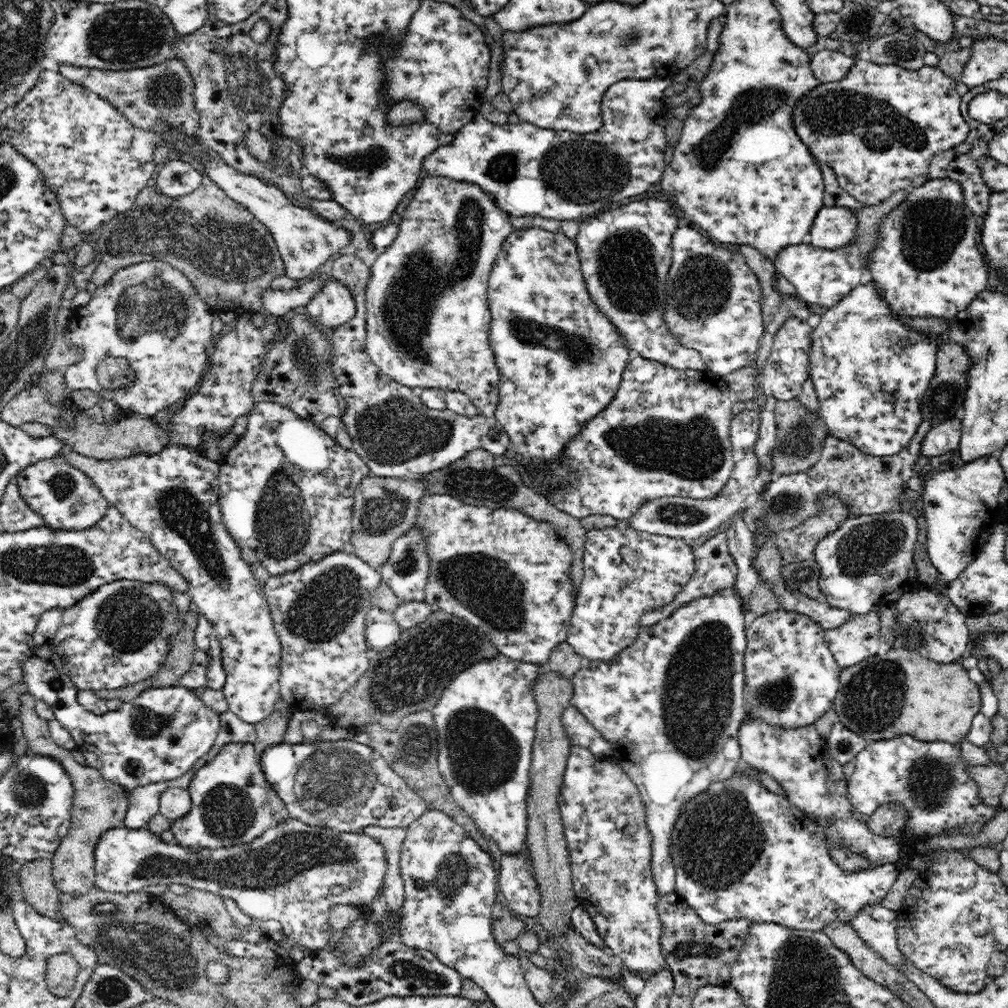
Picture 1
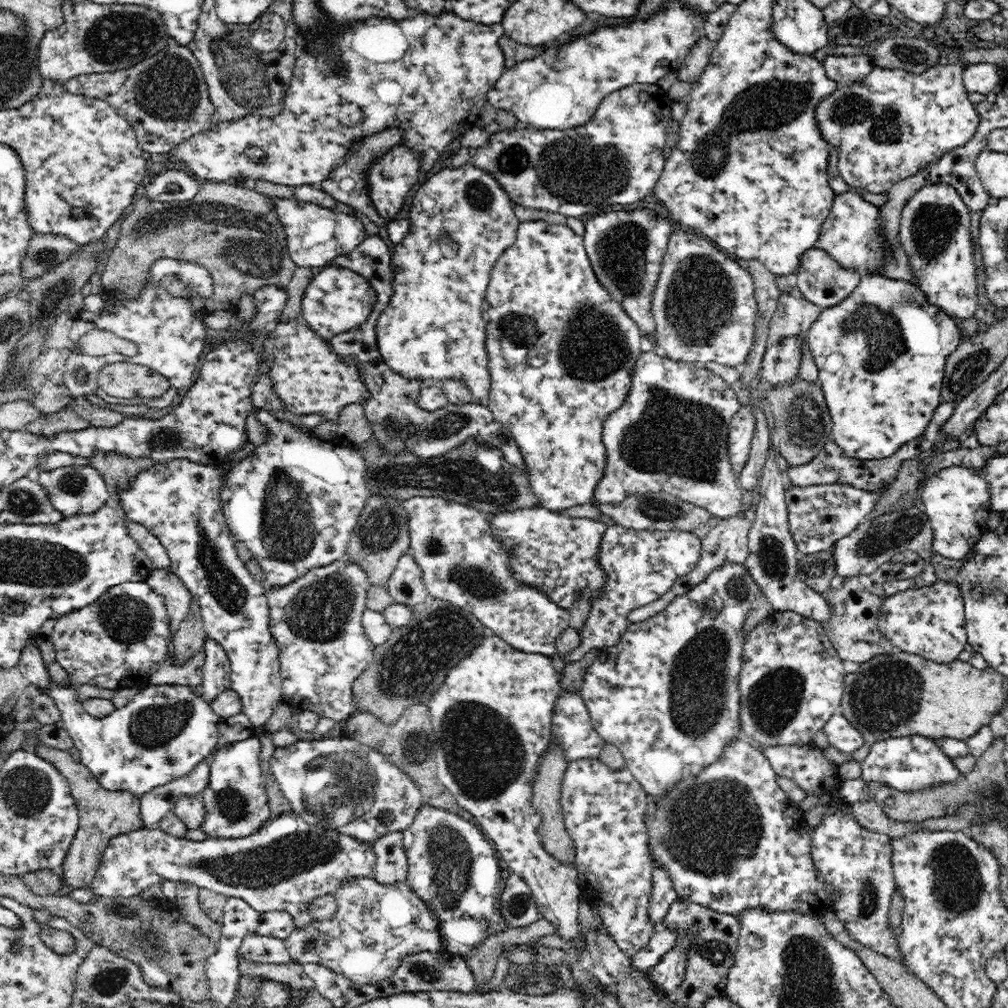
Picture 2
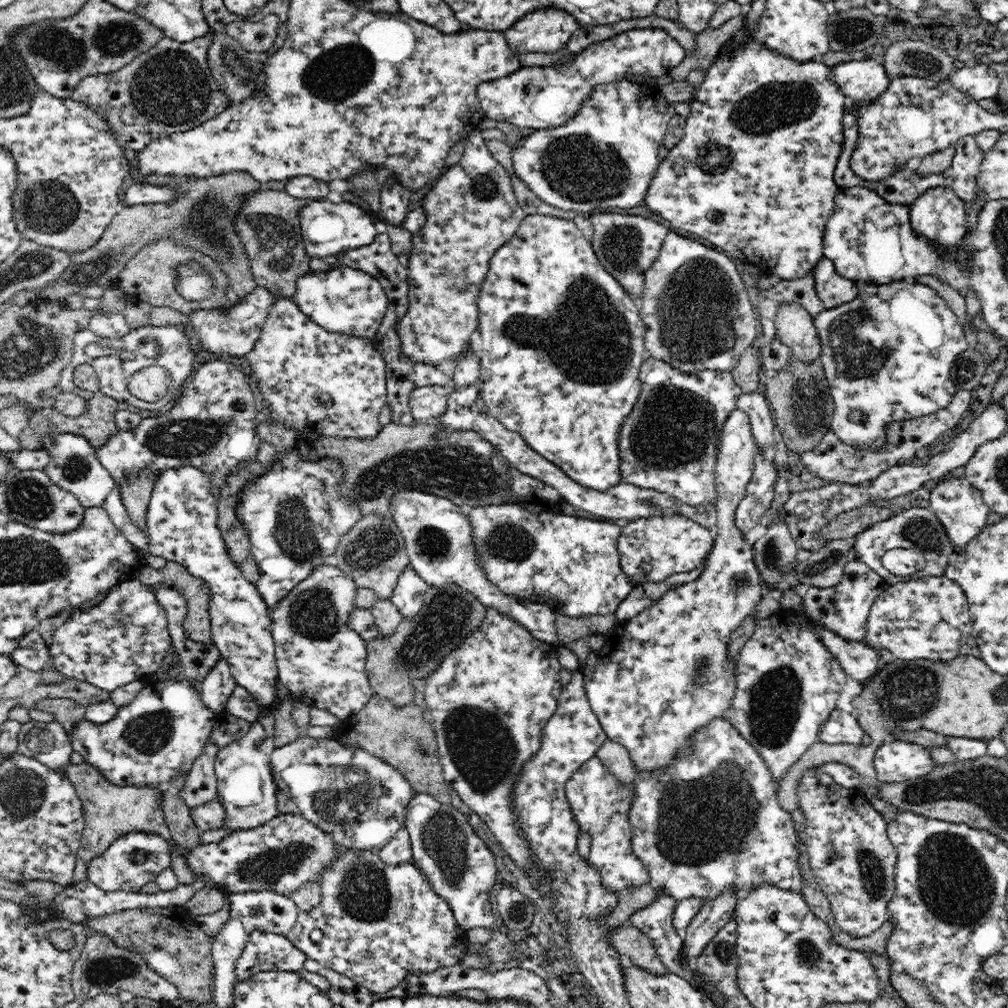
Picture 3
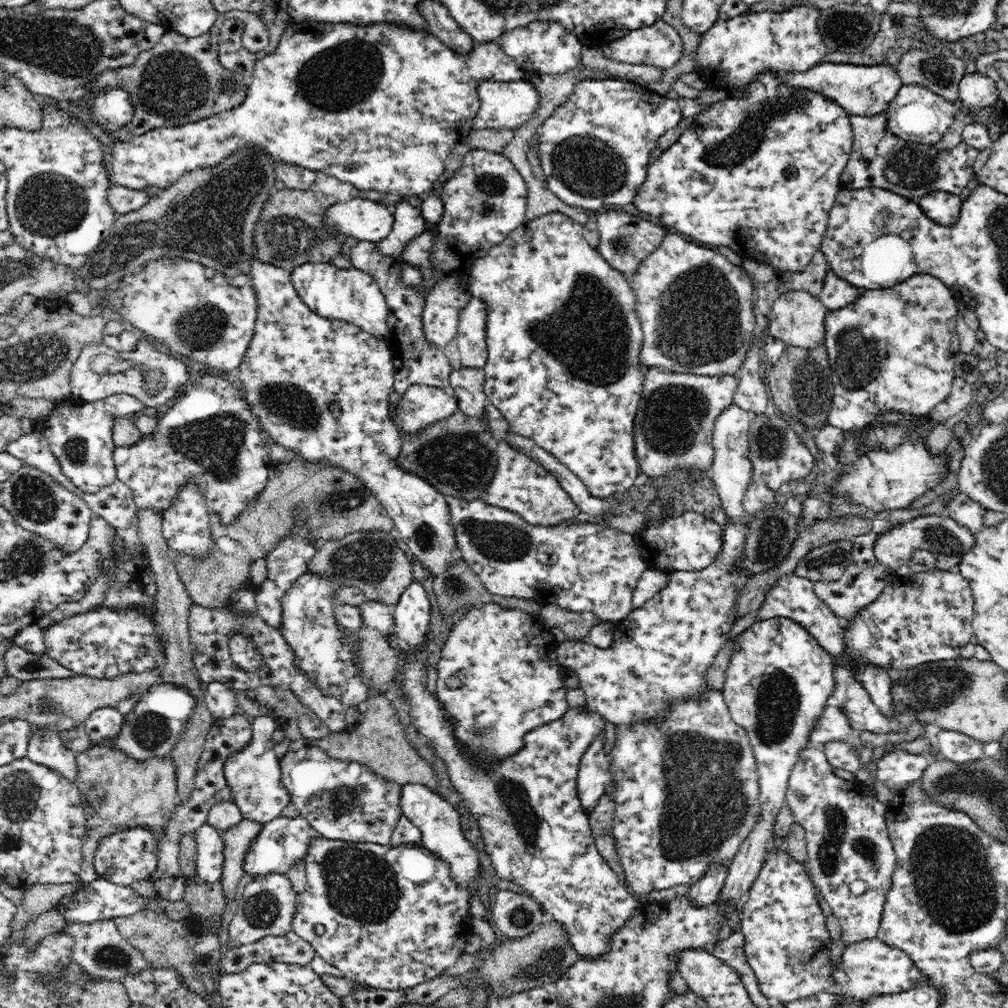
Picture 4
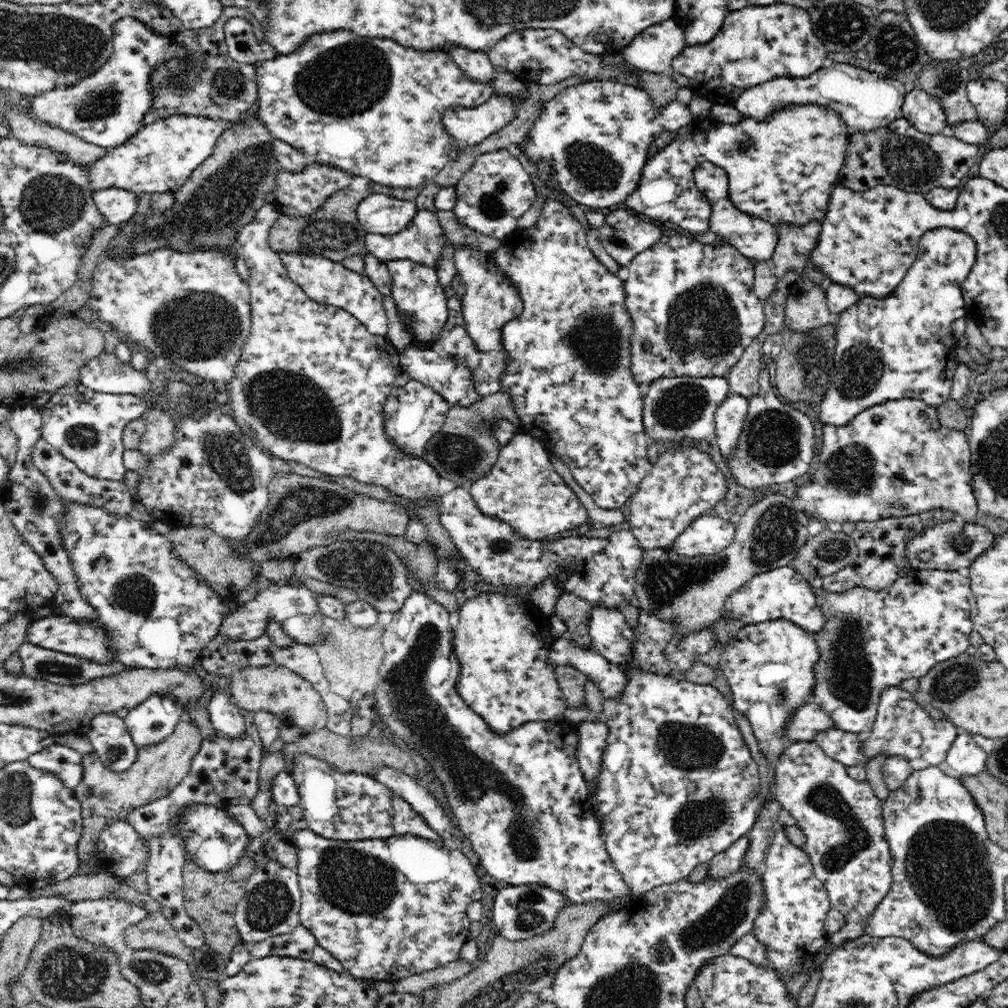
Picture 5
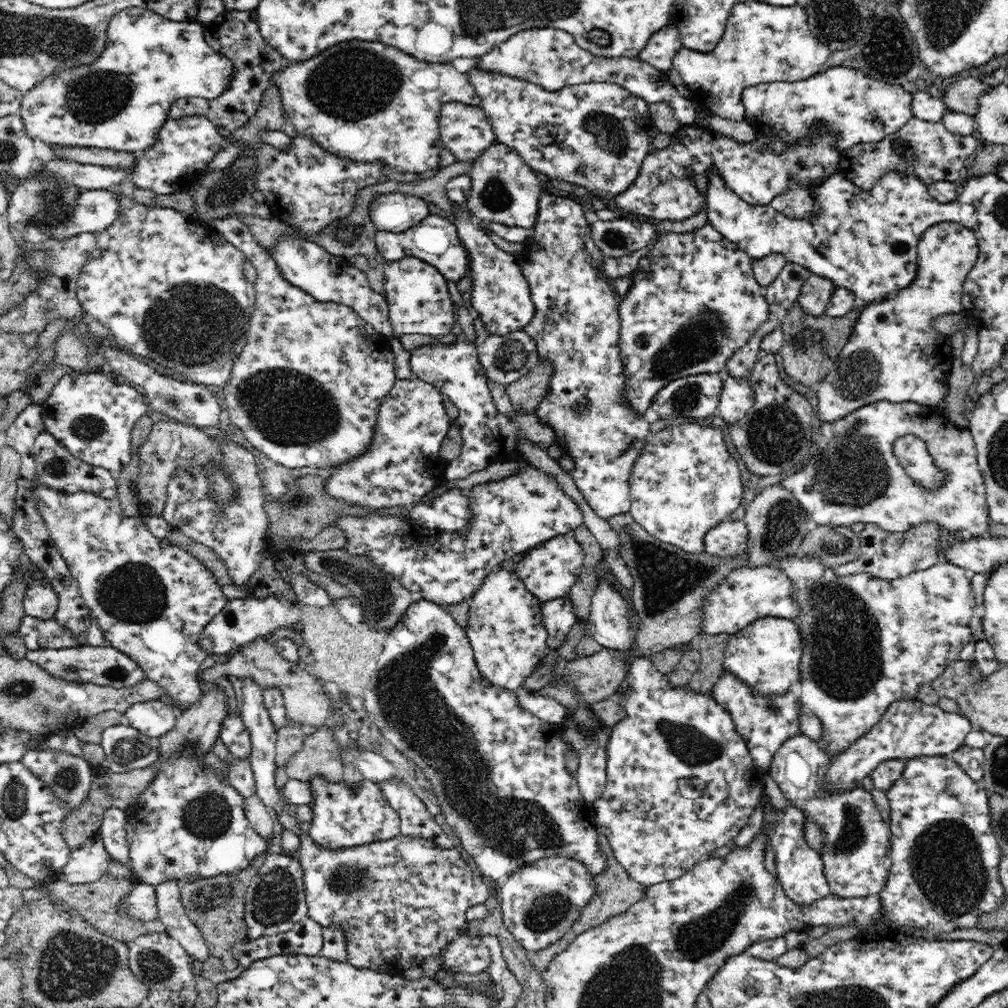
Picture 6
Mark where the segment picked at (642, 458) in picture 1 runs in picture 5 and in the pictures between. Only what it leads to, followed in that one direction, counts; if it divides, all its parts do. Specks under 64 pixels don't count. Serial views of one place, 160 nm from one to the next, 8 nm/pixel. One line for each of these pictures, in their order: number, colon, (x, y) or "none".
2: (670, 436)
3: (668, 442)
4: (674, 425)
5: (682, 408)

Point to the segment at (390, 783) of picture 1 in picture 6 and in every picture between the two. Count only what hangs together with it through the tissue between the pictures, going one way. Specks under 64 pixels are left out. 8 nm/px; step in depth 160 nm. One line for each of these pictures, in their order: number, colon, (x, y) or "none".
2: (338, 783)
3: (360, 801)
4: (341, 800)
5: (338, 806)
6: (345, 816)

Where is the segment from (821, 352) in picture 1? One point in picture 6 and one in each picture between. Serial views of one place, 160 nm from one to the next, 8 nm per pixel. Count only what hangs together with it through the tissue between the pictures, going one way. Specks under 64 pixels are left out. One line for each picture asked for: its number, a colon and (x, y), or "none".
2: (880, 353)
3: (887, 354)
4: (893, 349)
5: (900, 347)
6: (894, 354)

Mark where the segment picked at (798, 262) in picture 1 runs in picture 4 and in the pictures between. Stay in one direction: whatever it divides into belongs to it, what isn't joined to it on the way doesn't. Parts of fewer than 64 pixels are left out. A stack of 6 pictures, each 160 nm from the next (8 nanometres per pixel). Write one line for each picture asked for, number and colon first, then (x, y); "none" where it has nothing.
2: (821, 280)
3: (832, 289)
4: (836, 293)

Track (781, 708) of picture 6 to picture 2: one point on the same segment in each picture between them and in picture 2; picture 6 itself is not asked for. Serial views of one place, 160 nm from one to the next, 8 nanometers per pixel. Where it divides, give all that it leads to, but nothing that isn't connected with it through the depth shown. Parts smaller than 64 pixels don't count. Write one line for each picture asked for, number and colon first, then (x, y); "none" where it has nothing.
2: (841, 734)
3: (841, 727)
4: (832, 724)
5: (808, 719)

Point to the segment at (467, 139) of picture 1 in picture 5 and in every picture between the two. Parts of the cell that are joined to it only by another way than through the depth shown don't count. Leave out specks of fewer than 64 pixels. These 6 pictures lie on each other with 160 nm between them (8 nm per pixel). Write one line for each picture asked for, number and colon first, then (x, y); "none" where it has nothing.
2: (616, 157)
3: (604, 157)
4: (595, 149)
5: (595, 136)

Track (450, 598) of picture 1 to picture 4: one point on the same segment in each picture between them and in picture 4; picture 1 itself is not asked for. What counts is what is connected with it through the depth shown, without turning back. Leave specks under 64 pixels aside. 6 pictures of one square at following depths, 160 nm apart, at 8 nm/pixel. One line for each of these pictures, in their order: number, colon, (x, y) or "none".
2: (460, 561)
3: (437, 534)
4: (321, 386)

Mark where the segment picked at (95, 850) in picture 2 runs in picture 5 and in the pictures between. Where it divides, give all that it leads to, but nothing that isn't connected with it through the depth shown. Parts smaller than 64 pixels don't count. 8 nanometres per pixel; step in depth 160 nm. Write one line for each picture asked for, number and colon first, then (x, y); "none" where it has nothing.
3: (111, 810)
4: (118, 792)
5: (105, 795)

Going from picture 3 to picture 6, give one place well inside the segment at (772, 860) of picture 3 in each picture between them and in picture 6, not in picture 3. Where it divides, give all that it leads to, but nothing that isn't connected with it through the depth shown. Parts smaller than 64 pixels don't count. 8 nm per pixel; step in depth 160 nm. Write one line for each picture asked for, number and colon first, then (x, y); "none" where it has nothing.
4: (685, 787)
5: (678, 785)
6: (669, 734)

